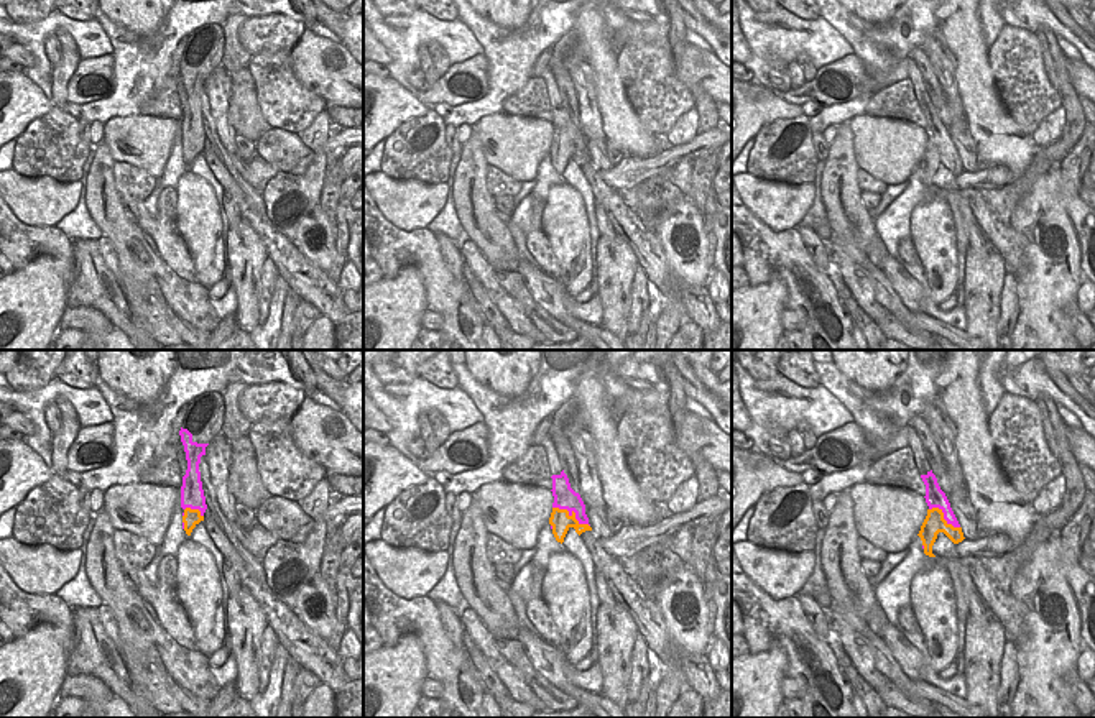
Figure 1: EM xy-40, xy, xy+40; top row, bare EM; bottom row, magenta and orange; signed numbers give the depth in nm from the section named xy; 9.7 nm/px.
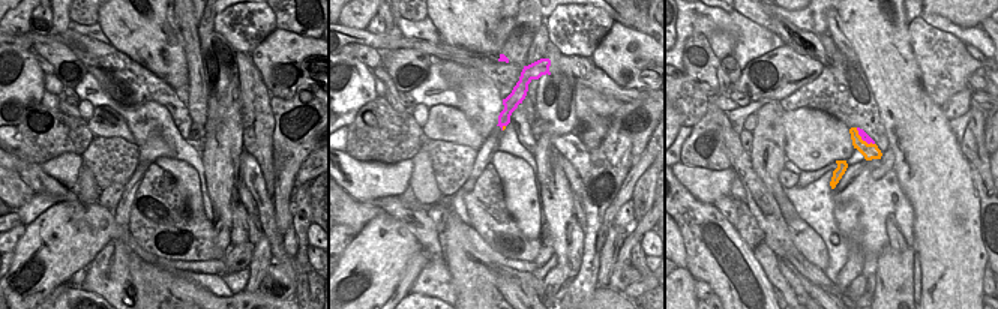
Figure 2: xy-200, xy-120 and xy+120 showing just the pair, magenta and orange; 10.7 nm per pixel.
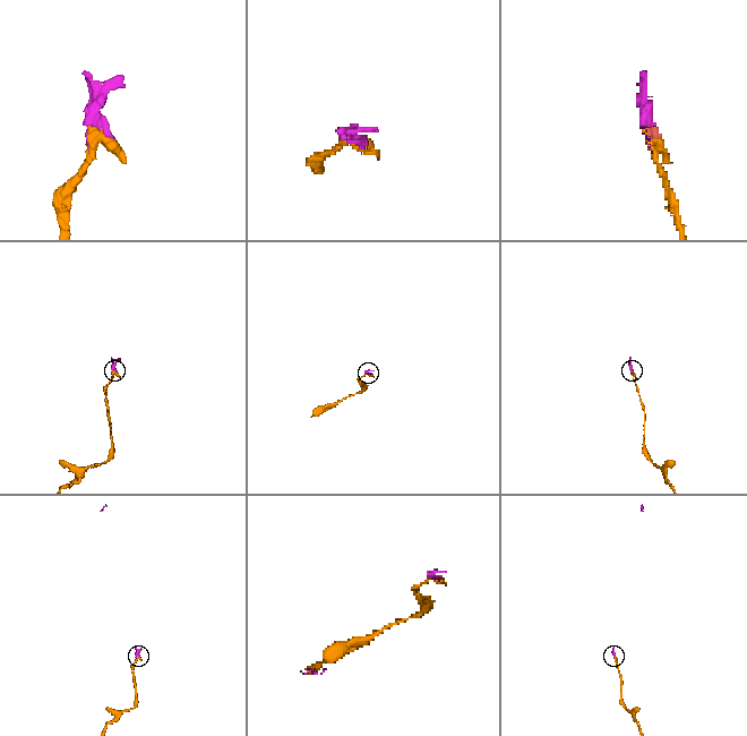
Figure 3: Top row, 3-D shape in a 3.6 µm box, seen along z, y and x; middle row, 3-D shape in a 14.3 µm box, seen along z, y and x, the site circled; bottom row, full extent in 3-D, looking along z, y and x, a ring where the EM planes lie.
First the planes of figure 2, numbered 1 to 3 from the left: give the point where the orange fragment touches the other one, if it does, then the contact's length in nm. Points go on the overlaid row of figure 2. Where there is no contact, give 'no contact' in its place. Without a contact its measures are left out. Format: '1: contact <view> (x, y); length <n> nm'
1: no contact
2: contact xy-120 (502, 128); length 70 nm
3: contact xy+120 (863, 140); length 280 nm

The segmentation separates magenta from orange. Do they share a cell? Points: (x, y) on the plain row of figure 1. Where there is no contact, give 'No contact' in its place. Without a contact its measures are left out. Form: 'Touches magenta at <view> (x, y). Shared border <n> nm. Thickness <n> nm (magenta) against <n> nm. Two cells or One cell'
Touches magenta at xy (571, 145). Shared border 420 nm. Thickness 220 nm (magenta) against 200 nm. Two cells

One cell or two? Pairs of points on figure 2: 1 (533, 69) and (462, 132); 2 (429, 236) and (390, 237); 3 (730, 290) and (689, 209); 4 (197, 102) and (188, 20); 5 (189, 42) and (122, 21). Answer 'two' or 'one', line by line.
1: two
2: two
3: one
4: one
5: two

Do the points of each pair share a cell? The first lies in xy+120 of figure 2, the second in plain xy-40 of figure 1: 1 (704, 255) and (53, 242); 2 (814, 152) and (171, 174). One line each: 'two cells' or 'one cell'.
1: one cell
2: two cells

